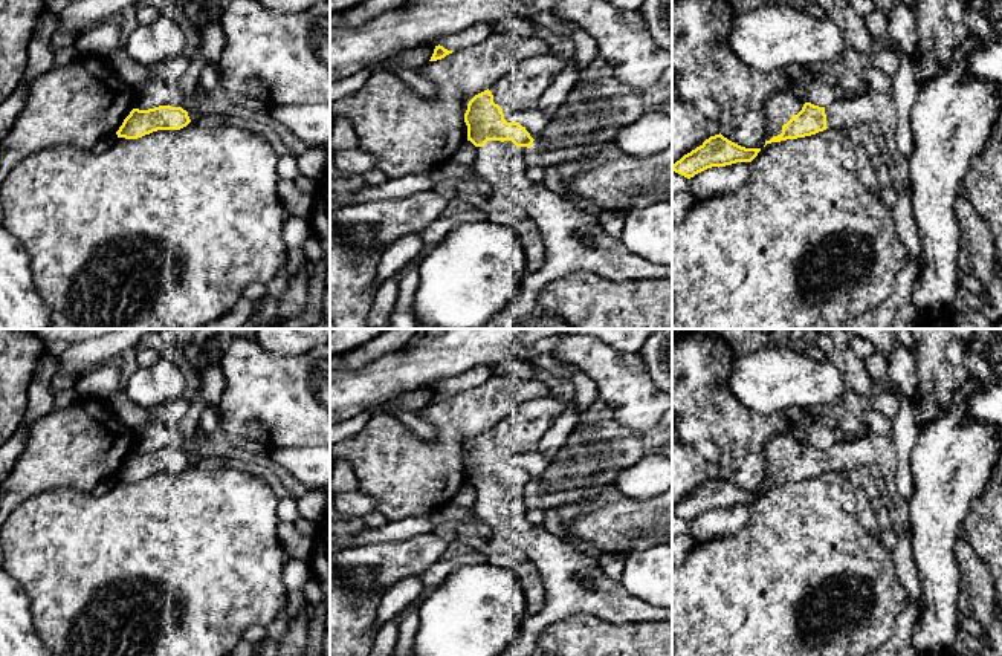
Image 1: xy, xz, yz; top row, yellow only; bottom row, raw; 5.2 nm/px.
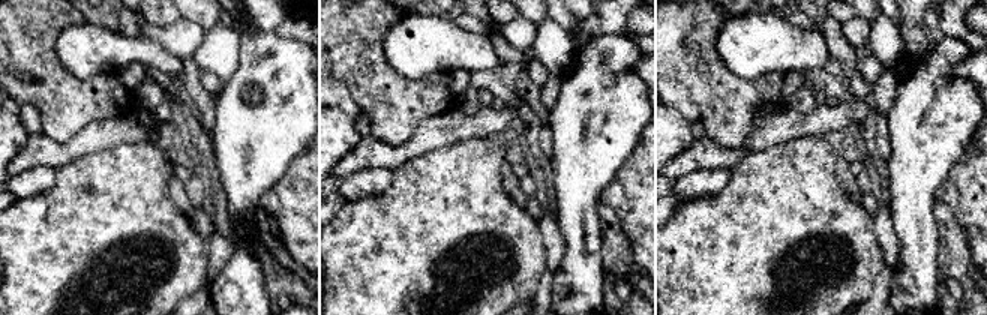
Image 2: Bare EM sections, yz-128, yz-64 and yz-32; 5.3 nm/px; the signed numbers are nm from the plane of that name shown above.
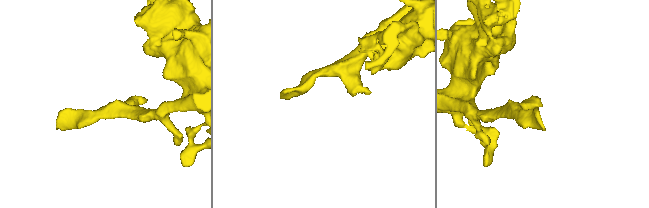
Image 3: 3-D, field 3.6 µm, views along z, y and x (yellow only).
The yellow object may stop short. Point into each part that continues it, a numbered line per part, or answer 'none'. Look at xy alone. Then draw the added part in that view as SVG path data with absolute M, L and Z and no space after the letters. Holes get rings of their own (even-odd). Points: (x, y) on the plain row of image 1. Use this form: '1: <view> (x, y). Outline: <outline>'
none

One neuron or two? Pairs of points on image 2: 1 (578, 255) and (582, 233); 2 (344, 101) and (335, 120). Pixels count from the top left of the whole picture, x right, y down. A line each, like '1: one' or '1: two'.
1: one
2: two

